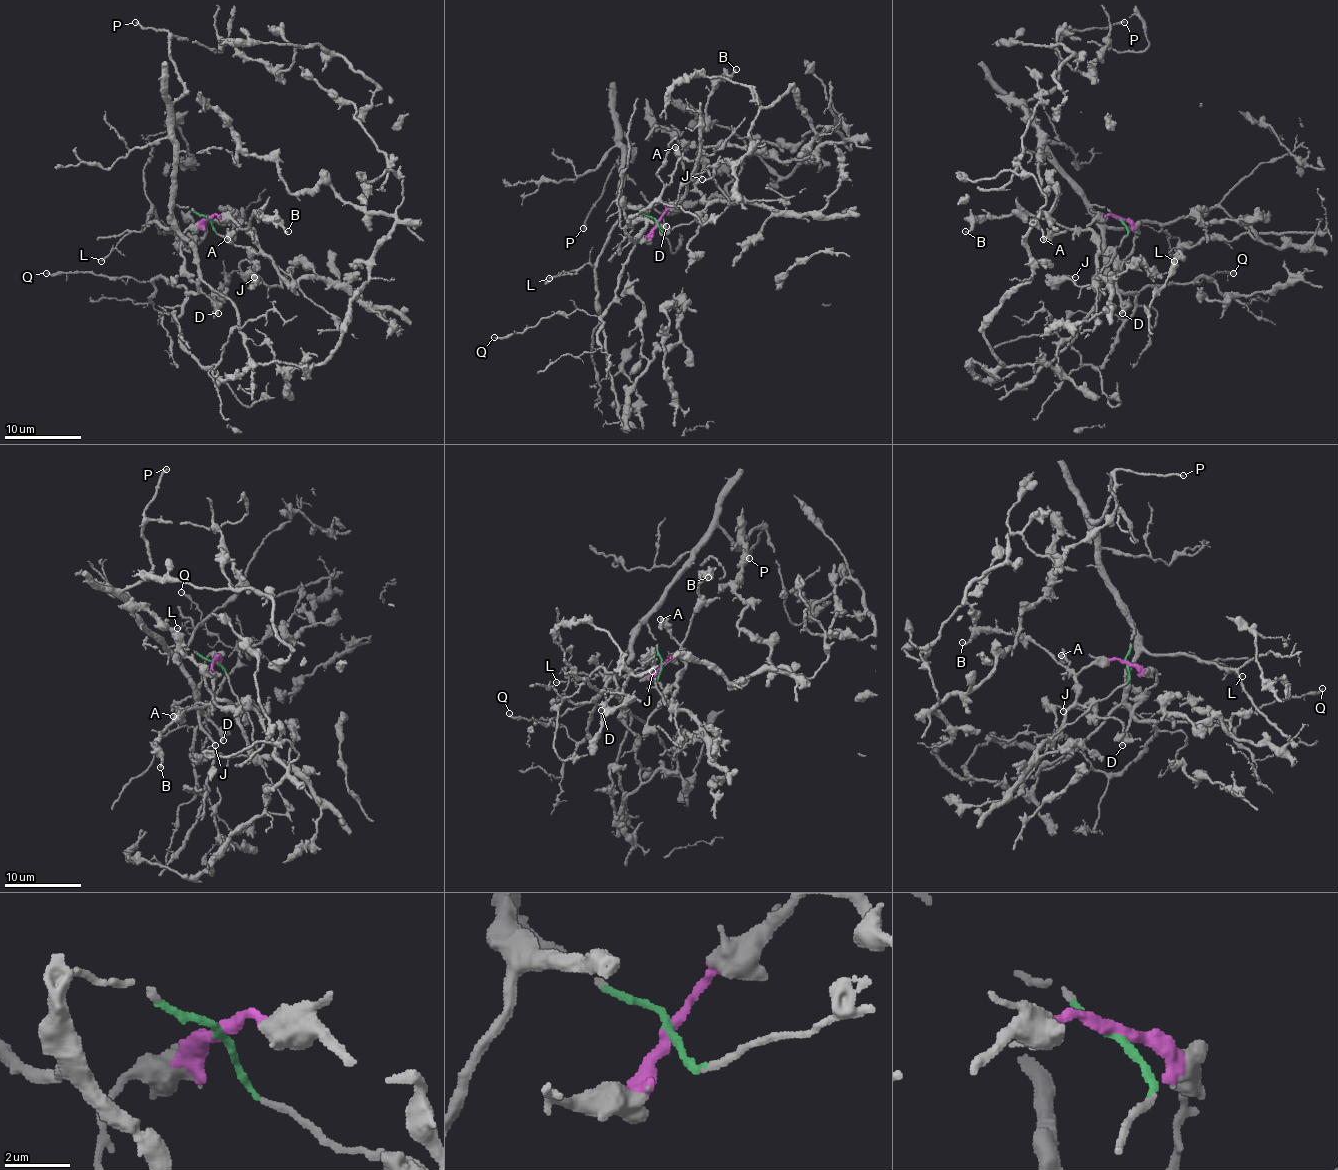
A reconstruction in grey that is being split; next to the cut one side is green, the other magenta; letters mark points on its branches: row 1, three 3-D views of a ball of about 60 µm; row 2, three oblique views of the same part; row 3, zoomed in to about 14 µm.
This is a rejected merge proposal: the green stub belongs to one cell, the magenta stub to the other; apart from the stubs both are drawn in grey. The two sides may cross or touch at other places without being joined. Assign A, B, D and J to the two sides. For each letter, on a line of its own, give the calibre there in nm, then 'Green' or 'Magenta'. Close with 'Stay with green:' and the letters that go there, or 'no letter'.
A: Thickness 400 nm. Magenta
B: Thickness 180 nm. Magenta
D: Thickness 500 nm. Magenta
J: Thickness 120 nm. Magenta
Stay with green: no letter

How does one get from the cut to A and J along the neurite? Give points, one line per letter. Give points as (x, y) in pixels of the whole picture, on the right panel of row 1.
A: (1119, 218), (1111, 214), (1098, 216), (1083, 230), (1048, 233), (1043, 239)
J: (1119, 218), (1098, 216), (1087, 228), (1098, 247), (1098, 281), (1075, 285), (1066, 277), (1075, 277)

